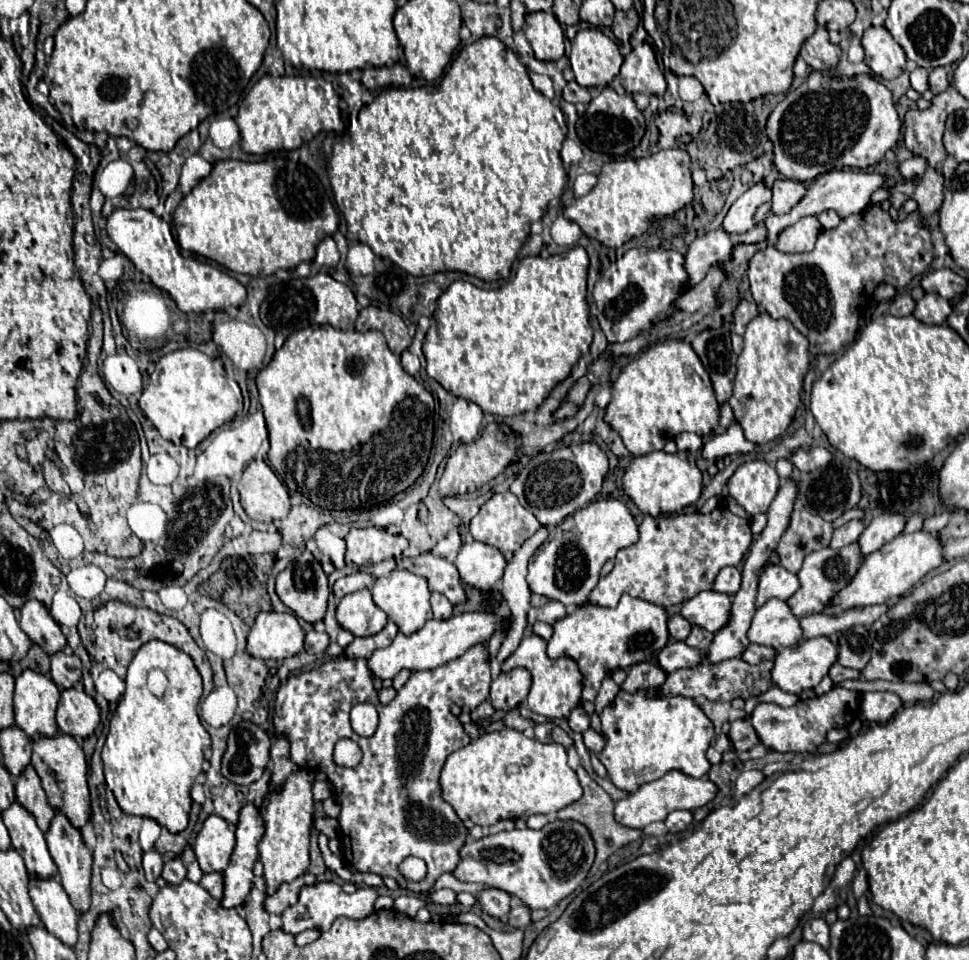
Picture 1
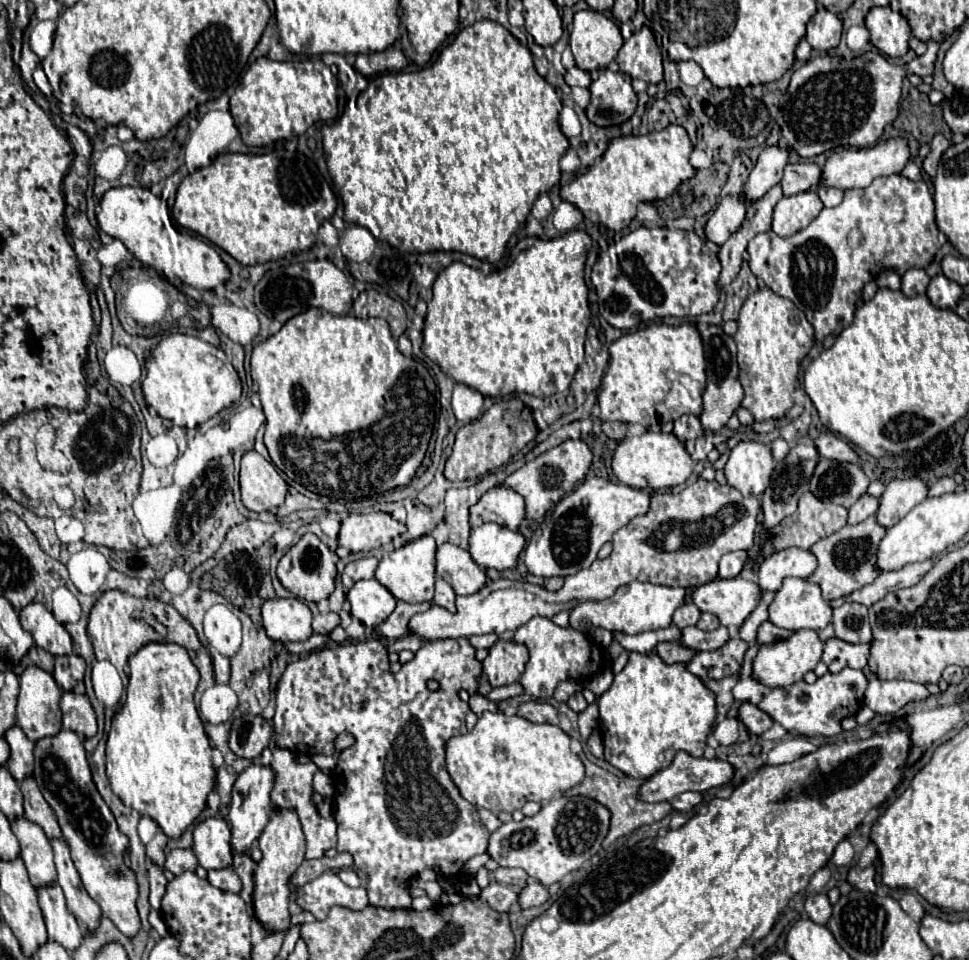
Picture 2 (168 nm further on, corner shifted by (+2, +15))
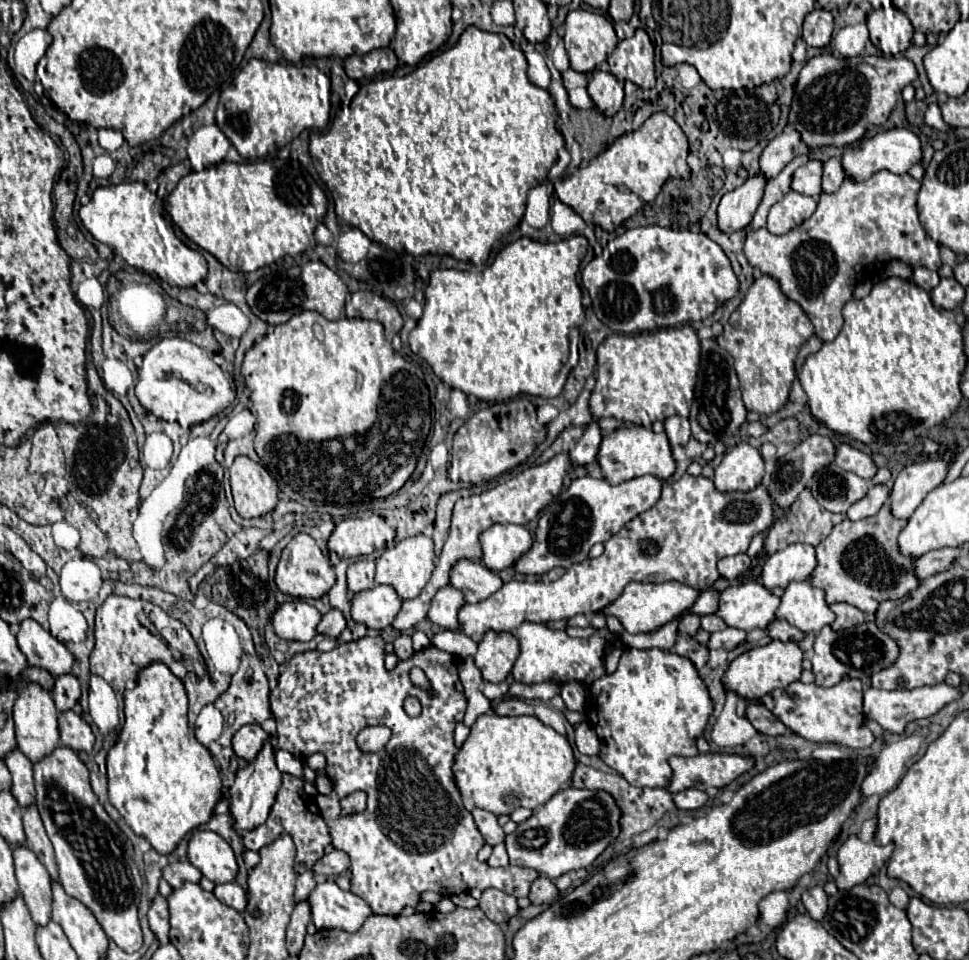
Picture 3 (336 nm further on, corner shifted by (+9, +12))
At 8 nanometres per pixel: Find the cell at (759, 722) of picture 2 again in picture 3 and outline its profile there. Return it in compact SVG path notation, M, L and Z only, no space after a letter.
M752 702L746 708L746 718L750 720L750 724L756 728L756 732L760 734L768 734L768 736L778 736L786 732L786 726L774 718L774 714L770 710L766 710L762 704Z

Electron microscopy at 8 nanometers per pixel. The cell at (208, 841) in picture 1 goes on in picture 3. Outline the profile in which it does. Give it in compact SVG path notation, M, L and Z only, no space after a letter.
M196 830L188 840L188 860L214 884L232 882L238 866L232 848L212 830Z

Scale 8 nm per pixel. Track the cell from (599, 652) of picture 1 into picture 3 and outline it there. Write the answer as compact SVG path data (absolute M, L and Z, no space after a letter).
M630 582L616 600L612 600L606 608L602 608L602 614L618 618L628 634L640 634L640 632L648 634L648 632L656 632L658 628L674 620L678 614L688 610L696 602L696 598L698 598L698 590L680 582L664 582L664 584Z

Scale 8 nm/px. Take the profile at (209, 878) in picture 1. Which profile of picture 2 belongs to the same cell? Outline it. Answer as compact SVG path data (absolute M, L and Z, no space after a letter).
M221 869L221 871L209 871L211 885L225 889L229 893L241 893L241 879L233 869Z

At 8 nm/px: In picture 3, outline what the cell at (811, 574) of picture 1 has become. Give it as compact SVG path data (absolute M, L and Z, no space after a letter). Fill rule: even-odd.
M884 504L878 514L852 522L844 520L826 540L816 546L816 568L810 576L810 584L822 588L826 592L826 602L846 602L860 608L866 616L872 616L882 600L888 598L902 598L910 594L918 580L912 574L912 558L904 558L898 552L896 538L906 520L898 520L890 514L888 506ZM892 568L892 578L890 578Z

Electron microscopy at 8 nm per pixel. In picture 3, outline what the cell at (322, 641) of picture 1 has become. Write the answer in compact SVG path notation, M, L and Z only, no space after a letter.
M330 610L328 614L322 616L322 620L318 622L318 628L316 628L316 634L322 634L322 636L330 636L330 638L338 638L338 634L346 628L346 620L342 616L340 610Z

